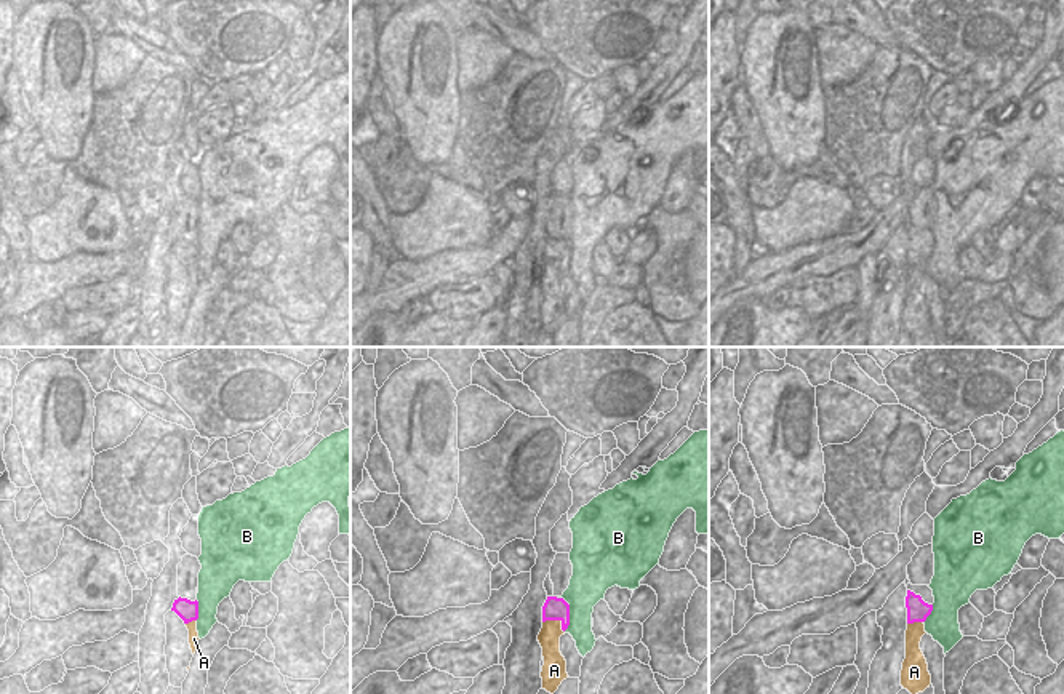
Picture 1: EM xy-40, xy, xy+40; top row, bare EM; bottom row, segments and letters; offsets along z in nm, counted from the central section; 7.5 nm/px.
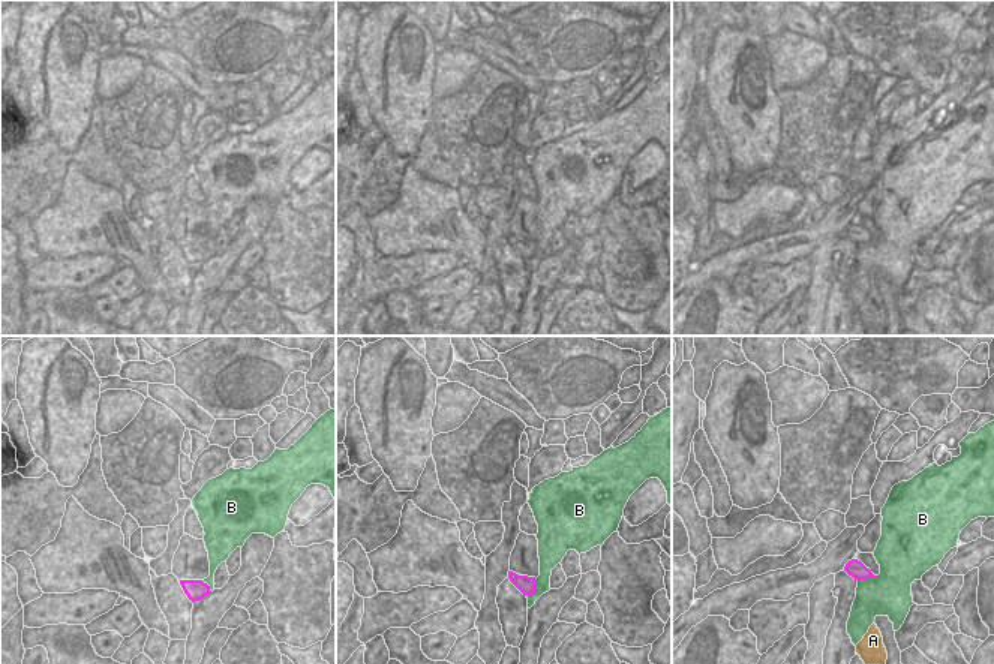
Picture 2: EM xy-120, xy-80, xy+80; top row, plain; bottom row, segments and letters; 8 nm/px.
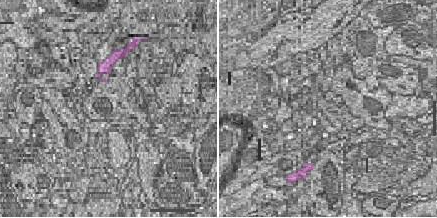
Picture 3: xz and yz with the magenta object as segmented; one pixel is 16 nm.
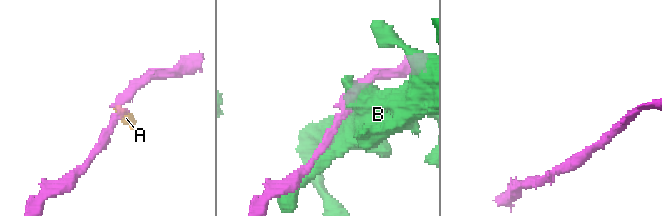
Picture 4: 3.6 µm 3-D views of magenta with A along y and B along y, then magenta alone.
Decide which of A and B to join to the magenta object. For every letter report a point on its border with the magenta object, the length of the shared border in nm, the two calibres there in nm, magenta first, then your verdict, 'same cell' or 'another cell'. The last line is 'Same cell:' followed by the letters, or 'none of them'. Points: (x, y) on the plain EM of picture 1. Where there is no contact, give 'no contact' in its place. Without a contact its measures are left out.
A: xy (557, 261) | 190 nm | 170/170 nm | another cell
B: xy (568, 253) | 280 nm | 170/280 nm | another cell
Same cell: none of them

